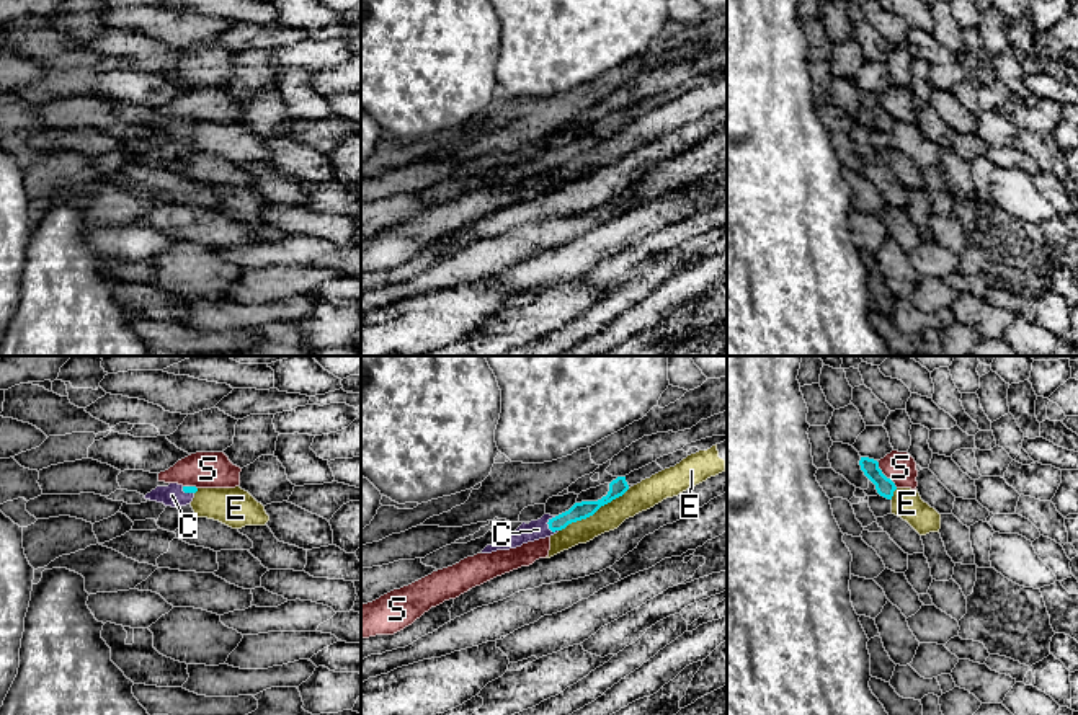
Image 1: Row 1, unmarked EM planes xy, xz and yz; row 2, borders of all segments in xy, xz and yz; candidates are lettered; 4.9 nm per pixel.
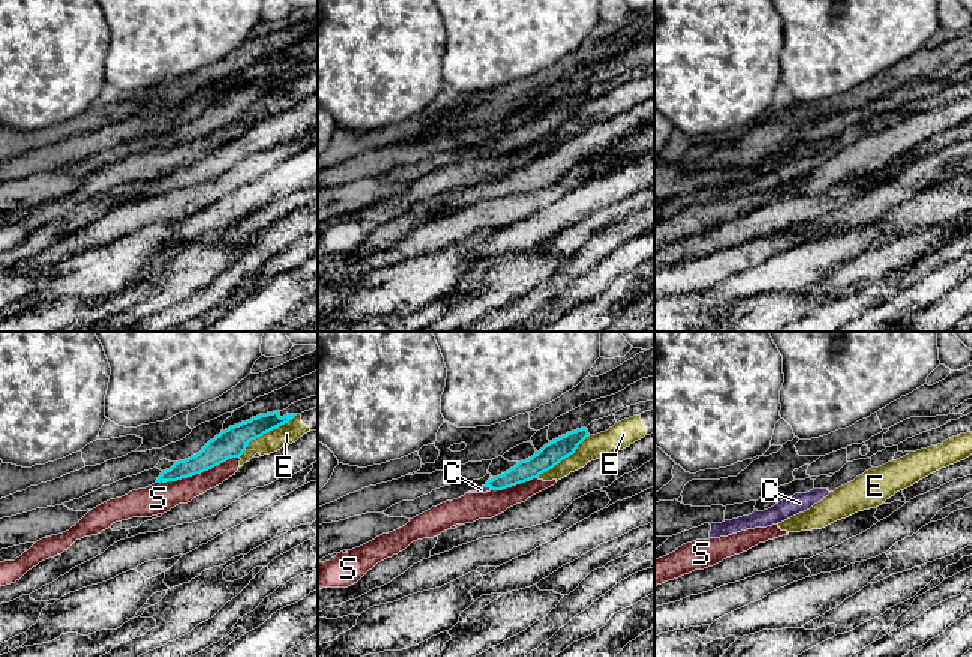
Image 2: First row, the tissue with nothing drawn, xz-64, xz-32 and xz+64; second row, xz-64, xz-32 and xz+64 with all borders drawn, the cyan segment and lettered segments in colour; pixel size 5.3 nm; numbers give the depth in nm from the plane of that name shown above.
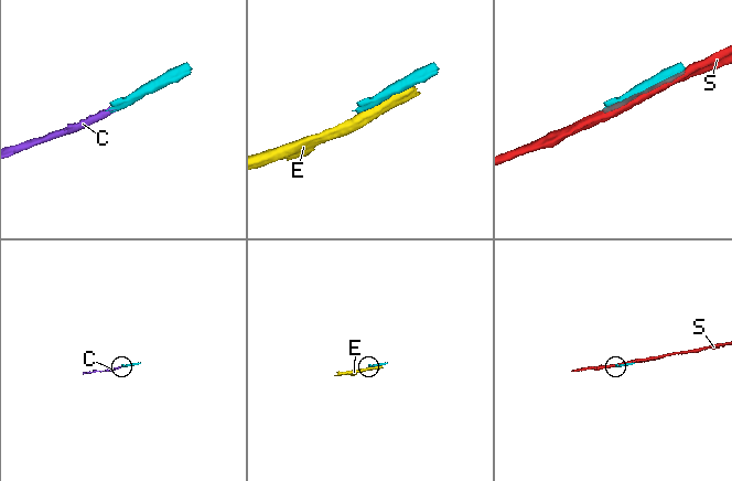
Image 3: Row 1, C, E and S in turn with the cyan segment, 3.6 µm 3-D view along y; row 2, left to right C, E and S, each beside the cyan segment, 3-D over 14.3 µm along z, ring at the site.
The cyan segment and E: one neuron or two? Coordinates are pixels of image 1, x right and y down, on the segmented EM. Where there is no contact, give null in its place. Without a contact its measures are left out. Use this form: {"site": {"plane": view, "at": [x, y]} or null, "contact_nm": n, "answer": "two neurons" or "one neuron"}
{"site": {"plane": "xz", "at": [593, 513]}, "contact_nm": 400, "answer": "two neurons"}

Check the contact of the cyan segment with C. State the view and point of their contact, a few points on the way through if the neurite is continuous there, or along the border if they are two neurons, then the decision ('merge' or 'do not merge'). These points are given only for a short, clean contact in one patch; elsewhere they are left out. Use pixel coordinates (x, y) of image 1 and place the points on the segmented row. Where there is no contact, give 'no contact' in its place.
meets cyan in xz at (547, 523); runs through xz (583, 510), (559, 523), (547, 523), (538, 529); merge

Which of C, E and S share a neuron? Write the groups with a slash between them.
C / E / S

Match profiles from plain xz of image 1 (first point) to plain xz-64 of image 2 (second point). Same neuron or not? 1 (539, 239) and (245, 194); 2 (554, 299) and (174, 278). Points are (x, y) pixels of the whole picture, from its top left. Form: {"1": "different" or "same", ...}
{"1": "different", "2": "same"}

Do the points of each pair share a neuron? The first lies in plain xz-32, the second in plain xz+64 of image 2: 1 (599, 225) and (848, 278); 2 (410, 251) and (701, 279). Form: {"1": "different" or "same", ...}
{"1": "same", "2": "same"}

